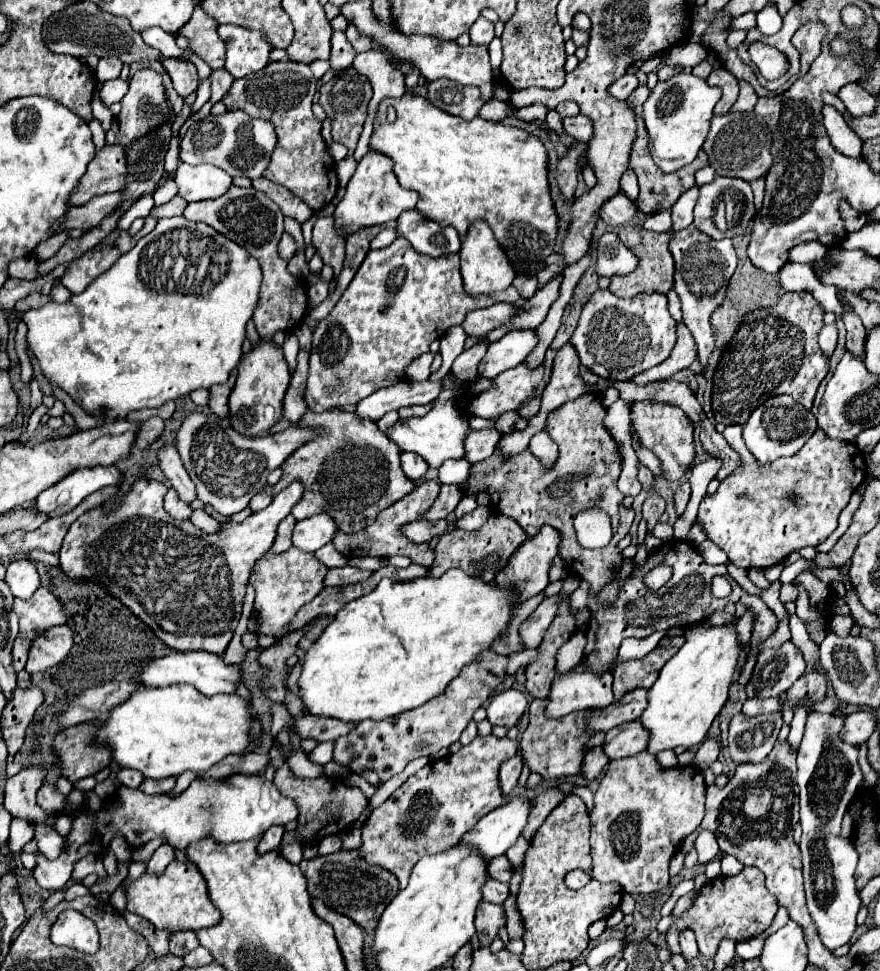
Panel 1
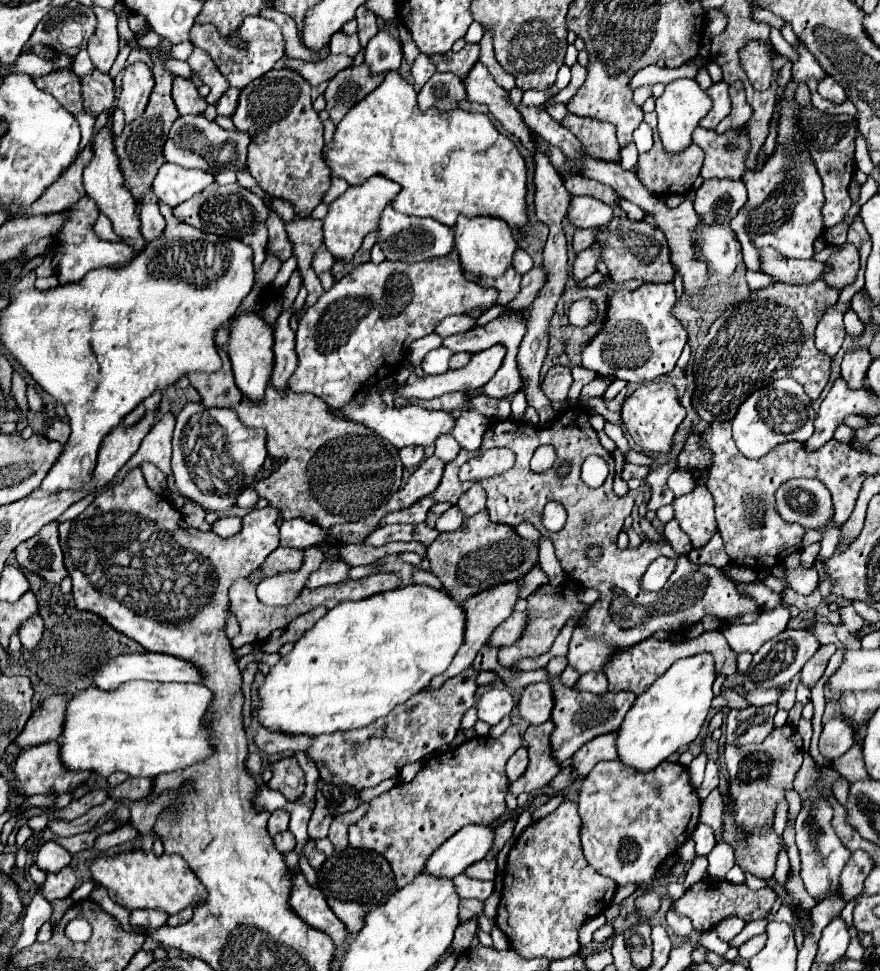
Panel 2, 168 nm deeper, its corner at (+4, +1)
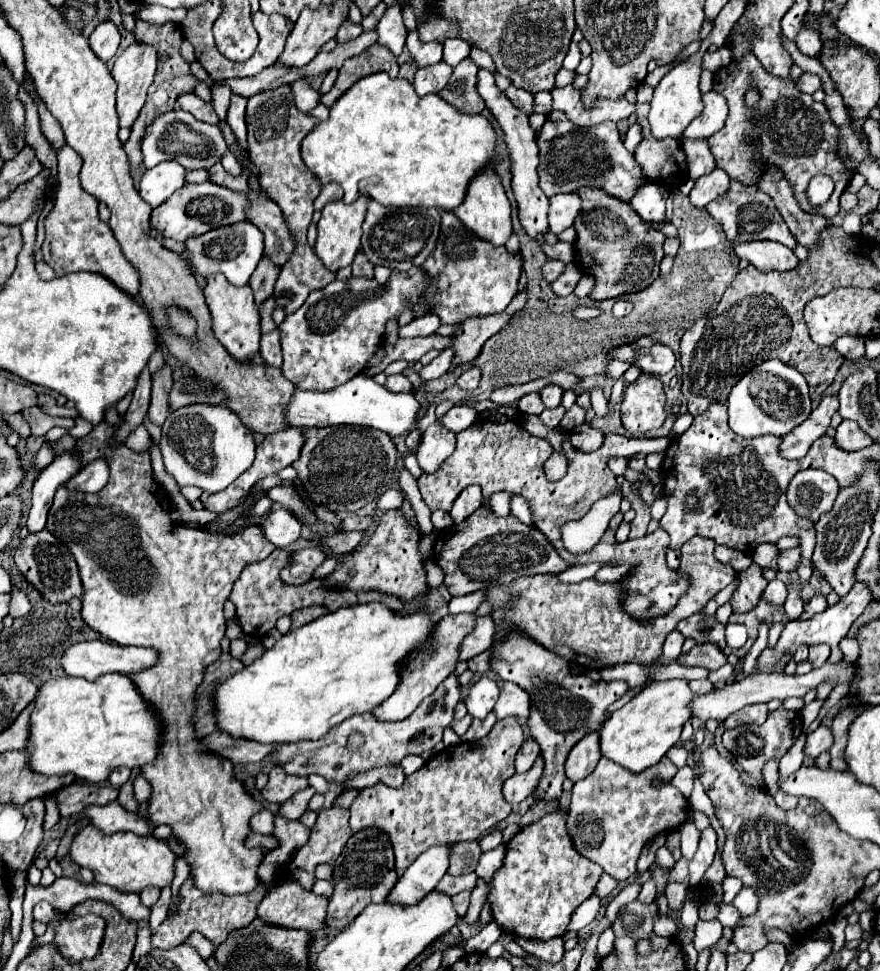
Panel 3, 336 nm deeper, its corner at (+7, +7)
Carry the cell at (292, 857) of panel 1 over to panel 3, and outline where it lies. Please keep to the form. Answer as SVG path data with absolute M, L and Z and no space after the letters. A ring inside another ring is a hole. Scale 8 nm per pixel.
M267 809L257 811L257 813L249 819L249 827L251 827L251 831L271 835L271 831L273 831L273 813L267 811Z

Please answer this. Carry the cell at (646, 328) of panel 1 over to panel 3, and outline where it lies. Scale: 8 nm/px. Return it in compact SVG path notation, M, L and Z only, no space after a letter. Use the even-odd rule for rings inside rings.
M641 337L629 345L621 345L613 349L609 357L629 361L641 367L645 373L653 373L655 377L661 377L675 367L675 353L665 345L653 343L649 337Z

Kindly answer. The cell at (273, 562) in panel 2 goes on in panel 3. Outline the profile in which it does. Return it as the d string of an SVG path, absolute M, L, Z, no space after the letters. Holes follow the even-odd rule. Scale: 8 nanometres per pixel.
M275 548L275 551L267 559L249 563L241 571L237 583L233 585L233 591L231 591L229 599L237 607L237 619L239 619L241 629L245 631L245 635L261 639L261 637L267 635L267 631L271 631L275 627L279 617L291 615L293 611L309 607L309 605L323 605L331 613L341 609L343 605L357 605L357 595L353 591L349 591L349 589L341 589L341 591L323 589L323 585L321 585L323 581L321 579L315 579L315 581L311 581L307 585L301 585L301 587L289 587L289 585L281 583L280 572L285 565L289 565L291 553Z

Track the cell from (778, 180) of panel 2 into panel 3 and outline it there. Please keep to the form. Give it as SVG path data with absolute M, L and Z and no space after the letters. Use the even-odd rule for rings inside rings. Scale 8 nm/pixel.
M731 181L725 197L719 197L719 201L713 201L713 205L705 207L707 213L721 225L723 233L729 237L729 241L755 241L755 239L767 239L767 241L777 241L789 249L797 245L793 239L791 231L787 229L787 223L779 215L773 199L759 191L757 187L745 187L739 181Z

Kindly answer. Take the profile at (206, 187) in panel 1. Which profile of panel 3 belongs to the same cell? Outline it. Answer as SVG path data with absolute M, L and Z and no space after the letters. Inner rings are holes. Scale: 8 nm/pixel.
M163 161L161 165L147 169L141 177L139 195L151 207L159 207L173 191L185 185L185 169L177 161Z

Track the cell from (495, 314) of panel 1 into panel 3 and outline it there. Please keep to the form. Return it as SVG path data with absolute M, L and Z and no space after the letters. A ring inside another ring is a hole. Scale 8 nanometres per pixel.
M427 313L427 315L423 315L423 317L415 317L411 323L399 327L399 339L433 335L439 325L441 325L441 323L439 323L439 317L433 315L433 313Z

